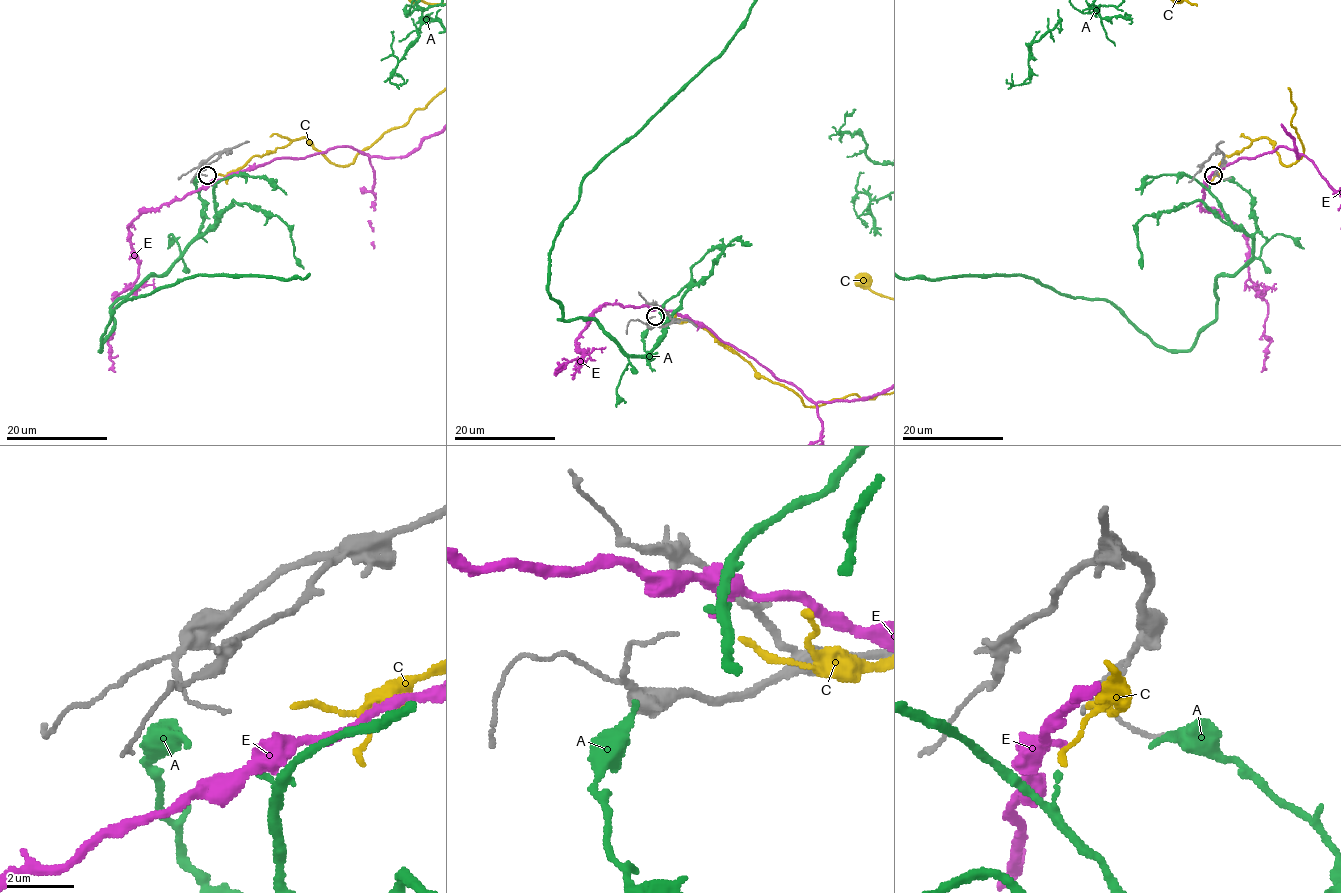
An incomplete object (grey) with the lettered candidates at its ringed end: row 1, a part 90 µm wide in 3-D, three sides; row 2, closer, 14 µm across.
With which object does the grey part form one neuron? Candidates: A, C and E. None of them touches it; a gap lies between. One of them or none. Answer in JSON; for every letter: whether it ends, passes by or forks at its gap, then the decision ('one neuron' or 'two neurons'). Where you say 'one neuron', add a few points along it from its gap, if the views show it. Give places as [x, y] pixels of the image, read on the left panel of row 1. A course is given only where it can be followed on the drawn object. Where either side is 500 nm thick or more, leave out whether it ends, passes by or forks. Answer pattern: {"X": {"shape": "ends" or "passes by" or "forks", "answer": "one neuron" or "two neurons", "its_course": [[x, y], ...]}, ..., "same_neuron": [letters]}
{"A": {"shape": "ends", "answer": "two neurons"}, "C": {"shape": "ends", "answer": "one neuron"}, "E": {"shape": "ends", "answer": "two neurons"}, "same_neuron": ["C"]}

